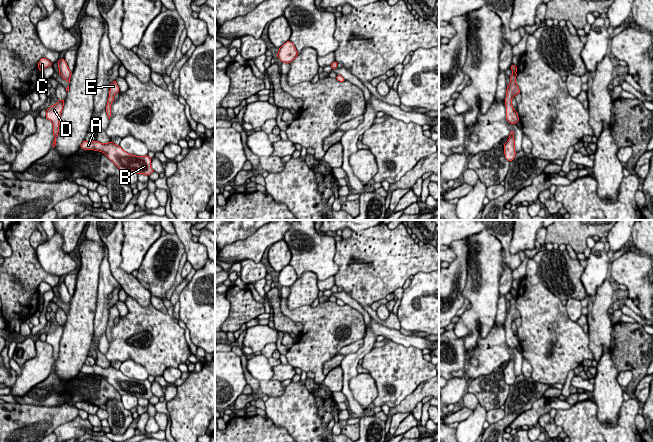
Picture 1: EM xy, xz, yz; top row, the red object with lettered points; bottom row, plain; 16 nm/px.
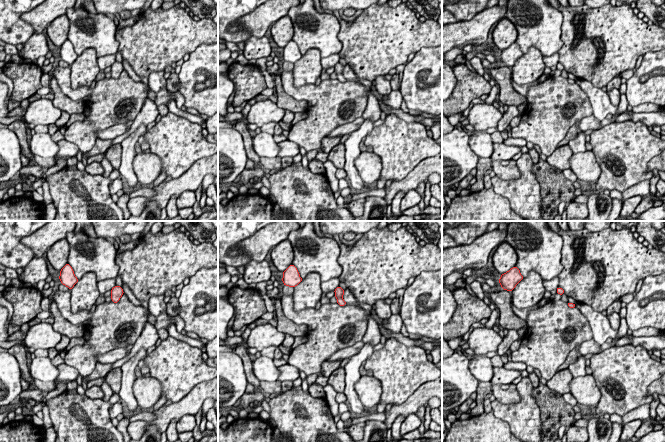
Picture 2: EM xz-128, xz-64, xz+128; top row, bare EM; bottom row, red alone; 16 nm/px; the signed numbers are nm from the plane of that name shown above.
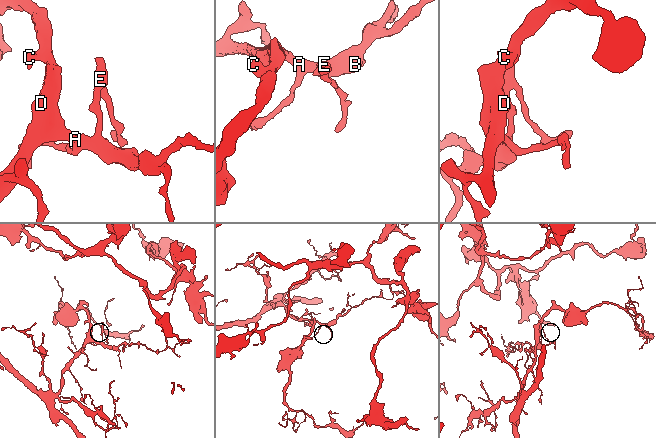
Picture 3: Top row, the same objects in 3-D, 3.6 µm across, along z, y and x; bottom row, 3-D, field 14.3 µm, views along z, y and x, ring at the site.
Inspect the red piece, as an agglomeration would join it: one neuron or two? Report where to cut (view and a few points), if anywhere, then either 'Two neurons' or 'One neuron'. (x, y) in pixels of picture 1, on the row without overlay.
No split. One neuron

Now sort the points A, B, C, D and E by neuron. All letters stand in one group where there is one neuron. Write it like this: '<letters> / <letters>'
A B C D E

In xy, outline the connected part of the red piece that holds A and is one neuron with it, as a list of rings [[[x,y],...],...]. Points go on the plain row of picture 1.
[[[84,364],[80,372],[103,376],[121,394],[121,396],[131,394],[137,398],[144,398],[147,400],[153,396],[151,382],[148,379],[131,379],[113,366],[102,368],[96,364],[93,366]]]

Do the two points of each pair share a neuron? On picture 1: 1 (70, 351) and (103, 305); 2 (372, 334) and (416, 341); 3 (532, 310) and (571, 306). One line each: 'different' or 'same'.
1: different
2: same
3: different

